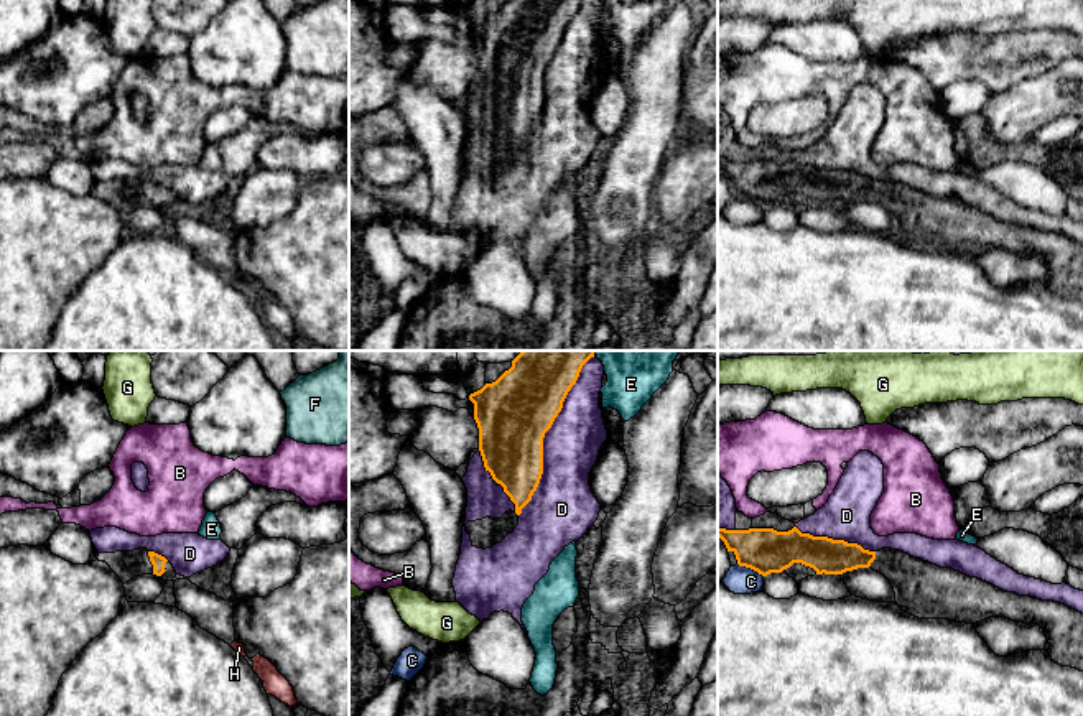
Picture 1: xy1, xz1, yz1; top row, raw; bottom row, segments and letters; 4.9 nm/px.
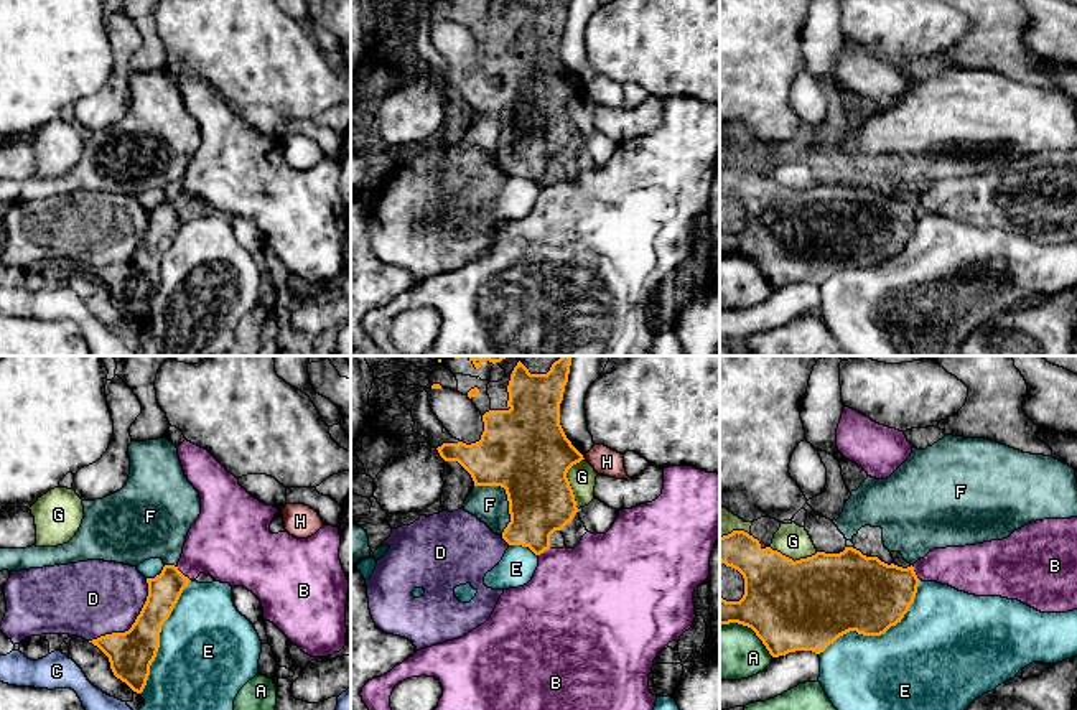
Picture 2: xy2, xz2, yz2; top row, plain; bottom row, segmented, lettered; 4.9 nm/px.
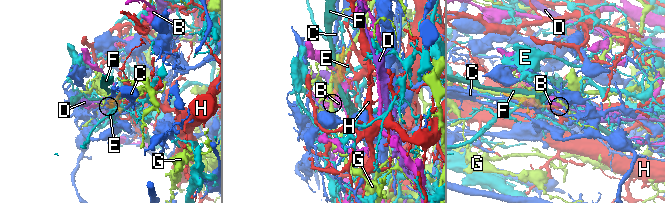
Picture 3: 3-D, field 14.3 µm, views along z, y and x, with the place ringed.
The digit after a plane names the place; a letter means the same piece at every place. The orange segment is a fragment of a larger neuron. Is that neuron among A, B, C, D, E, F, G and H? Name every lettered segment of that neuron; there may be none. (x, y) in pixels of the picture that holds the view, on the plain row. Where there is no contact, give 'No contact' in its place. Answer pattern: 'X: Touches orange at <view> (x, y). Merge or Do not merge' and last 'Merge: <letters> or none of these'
A: Touches orange at yz2 (750, 257). Do not merge
B: Touches orange at xy2 (181, 205). Do not merge
C: Touches orange at yz1 (751, 199). Do not merge
D: Touches orange at xz1 (542, 74). Do not merge
E: Touches orange at yz2 (878, 266). Do not merge
F: Touches orange at xz2 (508, 129). Do not merge
G: Touches orange at xz2 (568, 112). Do not merge
H: Touches orange at xz2 (582, 88). Do not merge
Merge: none of these

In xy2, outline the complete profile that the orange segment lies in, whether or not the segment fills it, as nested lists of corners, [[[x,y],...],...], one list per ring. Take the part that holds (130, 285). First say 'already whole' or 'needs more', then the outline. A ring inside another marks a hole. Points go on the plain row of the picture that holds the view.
already whole; [[[165,196],[160,206],[147,209],[148,227],[132,259],[89,272],[109,288],[114,306],[137,325],[147,316],[161,257],[189,213],[178,198]]]

